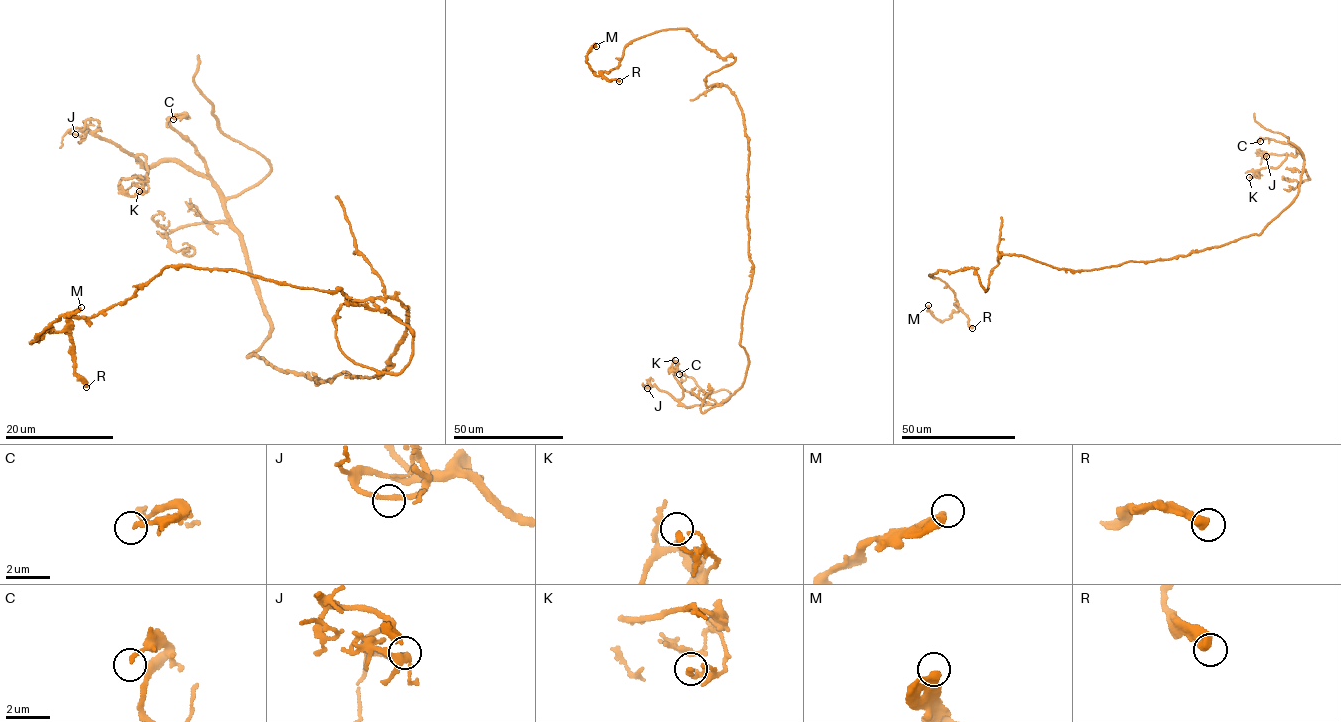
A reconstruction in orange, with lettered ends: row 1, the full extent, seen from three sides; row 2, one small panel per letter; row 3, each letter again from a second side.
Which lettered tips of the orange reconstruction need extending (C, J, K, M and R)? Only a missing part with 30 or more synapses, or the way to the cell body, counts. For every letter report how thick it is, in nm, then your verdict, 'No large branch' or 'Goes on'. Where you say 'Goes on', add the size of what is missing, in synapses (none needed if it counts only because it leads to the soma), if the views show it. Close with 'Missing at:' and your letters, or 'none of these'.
C: Thickness 200 nm. No large branch
J: Thickness 180 nm. No large branch
K: Thickness 220 nm. No large branch
M: Thickness 340 nm. No large branch
R: Thickness 440 nm. No large branch
Missing at: none of these

